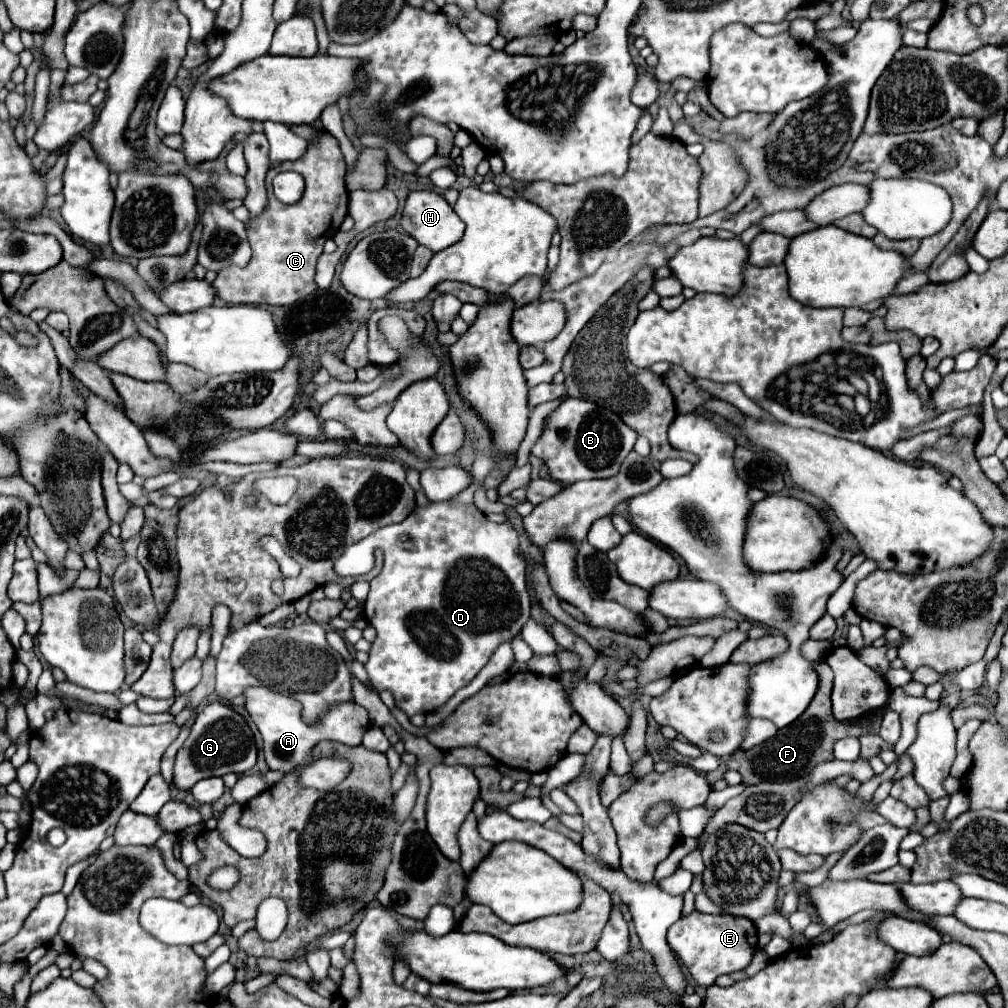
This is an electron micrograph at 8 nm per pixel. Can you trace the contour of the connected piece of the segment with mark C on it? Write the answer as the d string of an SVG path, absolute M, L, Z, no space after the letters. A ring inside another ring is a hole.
M320 131L320 141L310 143L308 151L304 157L296 161L284 161L278 167L274 167L268 177L266 177L266 189L268 189L268 207L264 209L264 215L258 215L256 219L250 219L246 223L248 231L248 241L252 247L252 259L246 267L226 267L224 271L218 273L216 281L212 283L216 287L216 293L222 301L226 303L250 303L250 305L292 305L298 299L312 295L318 287L314 281L316 273L316 261L322 255L322 247L326 239L334 237L334 233L340 229L340 223L344 221L348 213L348 191L344 183L344 161L342 161L342 151L338 141L328 135L328 131ZM278 171L296 171L304 175L306 179L306 189L304 197L294 203L294 205L284 205L280 203L274 193L272 193L272 177Z

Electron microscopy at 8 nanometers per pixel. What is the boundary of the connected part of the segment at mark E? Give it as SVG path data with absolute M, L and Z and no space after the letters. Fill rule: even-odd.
M686 915L668 929L668 943L678 959L688 967L698 985L709 987L724 973L734 973L752 961L758 947L754 921L734 915Z

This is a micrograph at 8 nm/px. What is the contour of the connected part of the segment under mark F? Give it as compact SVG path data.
M824 659L816 661L814 667L820 673L820 687L818 687L818 693L814 695L810 707L800 715L800 719L796 719L796 723L780 729L772 739L748 749L748 751L738 749L726 759L728 769L738 771L742 775L742 785L756 785L760 781L790 781L790 779L804 777L804 775L808 775L808 771L812 771L812 767L834 759L832 747L838 739L848 737L848 735L854 735L854 737L866 735L872 731L872 721L884 717L886 707L882 707L880 711L870 715L868 721L864 721L862 725L842 725L840 721L836 721L832 715L832 705L830 705L830 693L832 693L832 681L834 681L832 669L826 665Z

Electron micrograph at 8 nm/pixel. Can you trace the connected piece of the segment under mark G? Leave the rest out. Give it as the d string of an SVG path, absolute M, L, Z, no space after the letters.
M214 701L204 705L196 713L194 725L190 729L190 737L184 741L184 745L180 747L176 755L174 785L180 791L188 791L200 779L222 777L226 773L242 775L250 771L254 763L256 763L256 743L246 719L240 713L236 713L232 707L220 701Z

